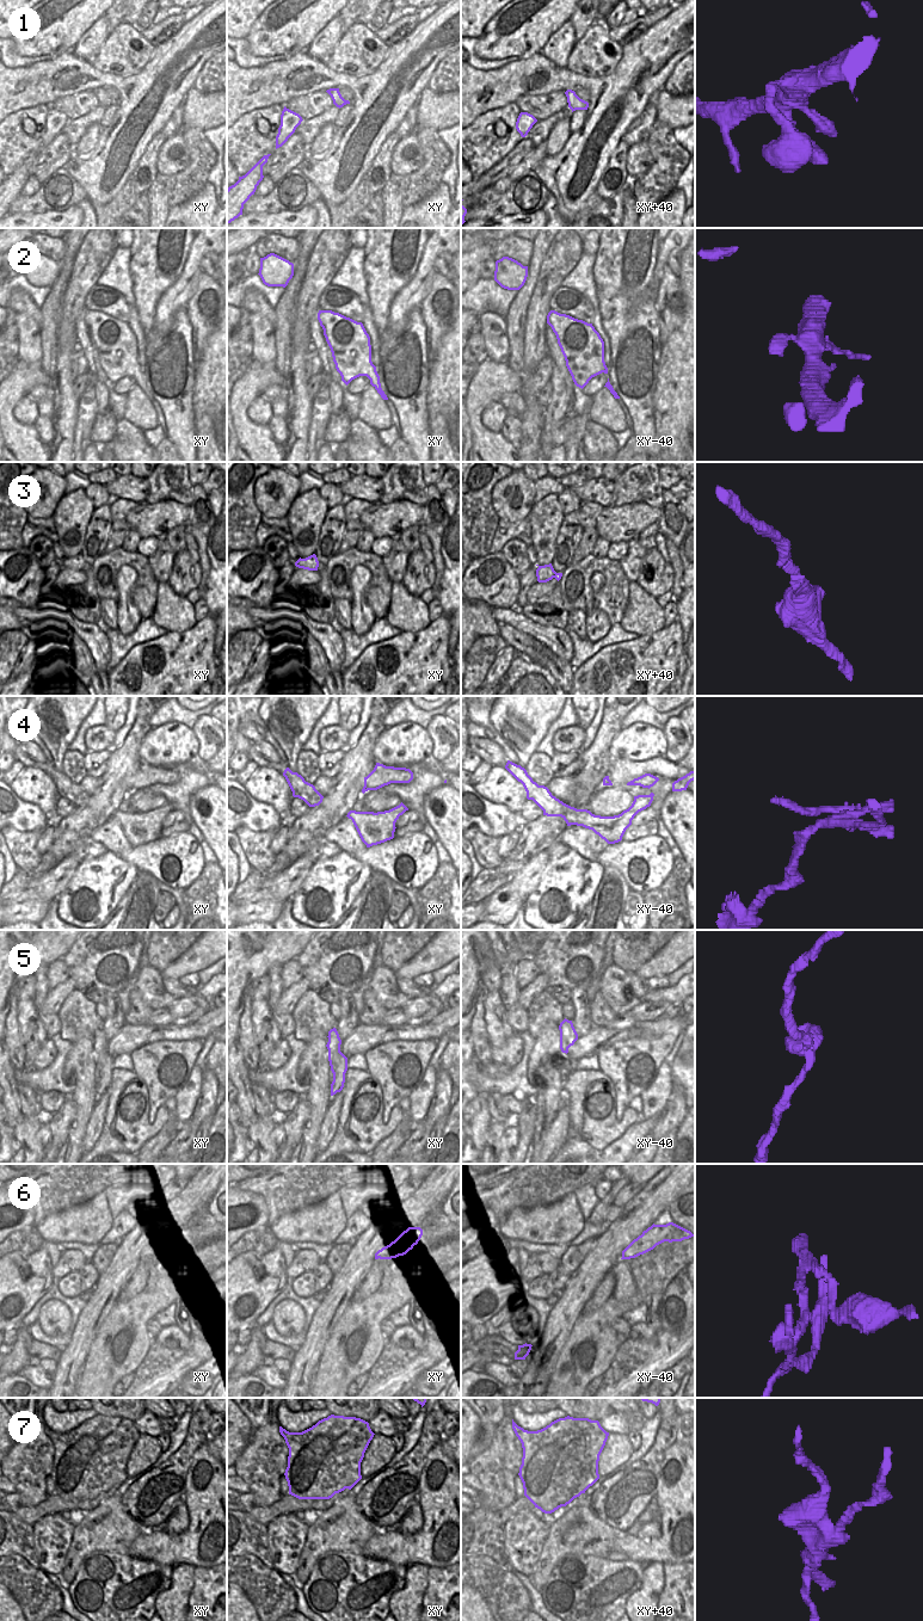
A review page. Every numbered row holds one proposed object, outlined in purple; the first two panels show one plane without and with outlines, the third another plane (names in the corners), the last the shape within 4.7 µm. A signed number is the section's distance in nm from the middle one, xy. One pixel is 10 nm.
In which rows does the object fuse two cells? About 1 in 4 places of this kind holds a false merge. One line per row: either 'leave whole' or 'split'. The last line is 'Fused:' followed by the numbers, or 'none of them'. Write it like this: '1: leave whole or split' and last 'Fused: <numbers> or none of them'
1: leave whole
2: leave whole
3: leave whole
4: split
5: leave whole
6: split
7: split
Fused: 4, 6, 7

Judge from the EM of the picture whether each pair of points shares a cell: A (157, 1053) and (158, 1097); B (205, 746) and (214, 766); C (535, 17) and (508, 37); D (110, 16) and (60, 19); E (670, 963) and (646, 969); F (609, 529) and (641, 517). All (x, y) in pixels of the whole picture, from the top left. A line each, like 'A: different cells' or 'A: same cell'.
A: same cell
B: different cells
C: same cell
D: different cells
E: same cell
F: same cell

